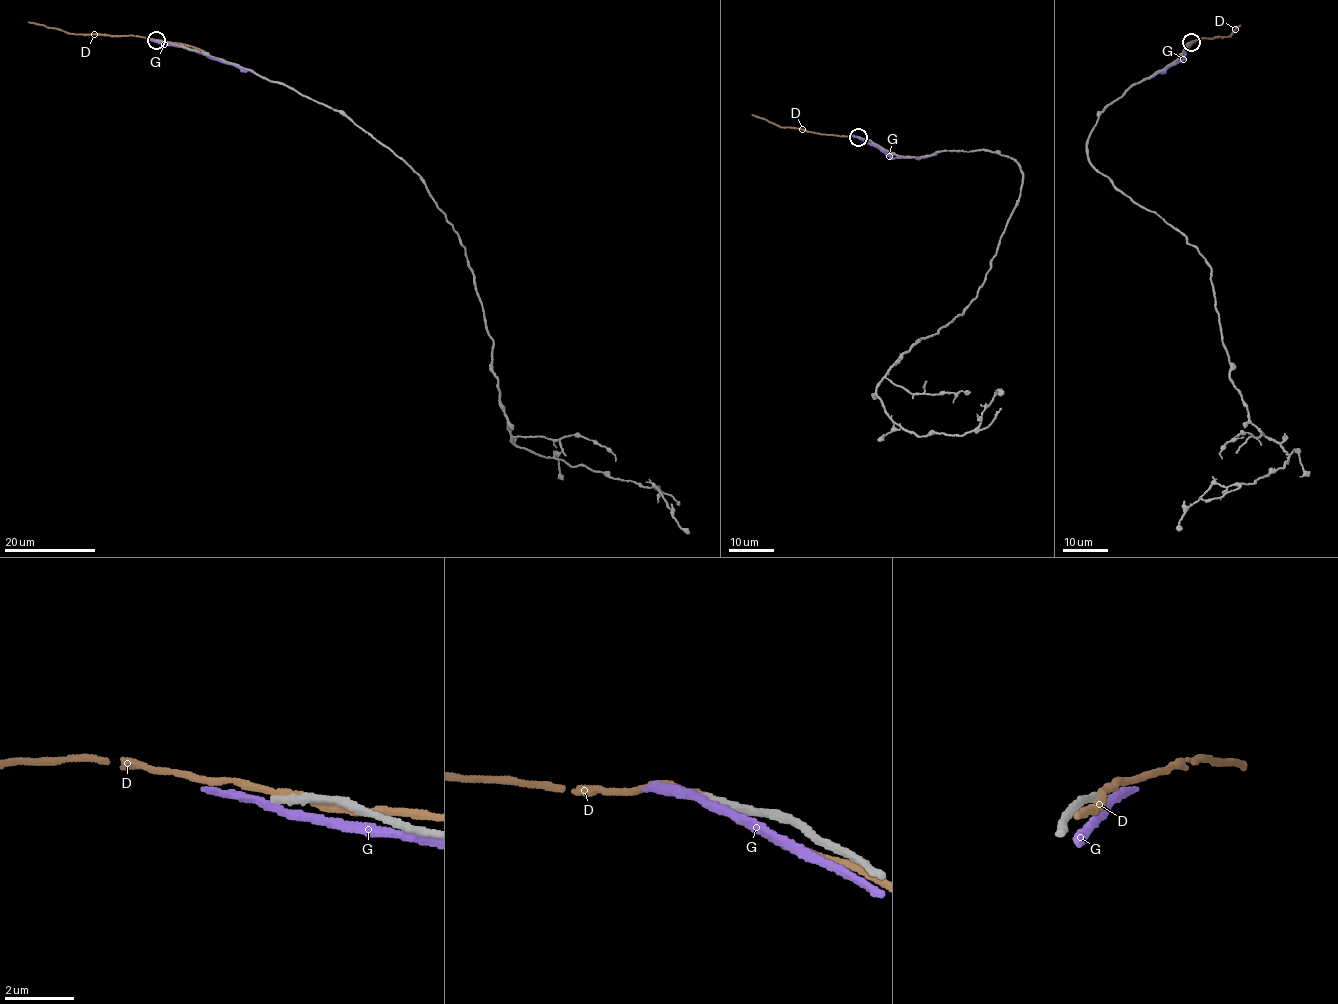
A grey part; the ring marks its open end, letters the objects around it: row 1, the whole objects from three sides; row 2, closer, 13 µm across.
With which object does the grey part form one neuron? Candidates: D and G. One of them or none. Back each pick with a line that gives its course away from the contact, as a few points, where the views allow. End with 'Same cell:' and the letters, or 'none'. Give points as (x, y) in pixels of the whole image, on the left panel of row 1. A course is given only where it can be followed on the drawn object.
Same cell: none

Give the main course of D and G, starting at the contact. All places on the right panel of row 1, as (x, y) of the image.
D: (1190, 43), (1201, 37), (1231, 37), (1239, 25)
G: (1190, 44), (1183, 59), (1148, 79)

